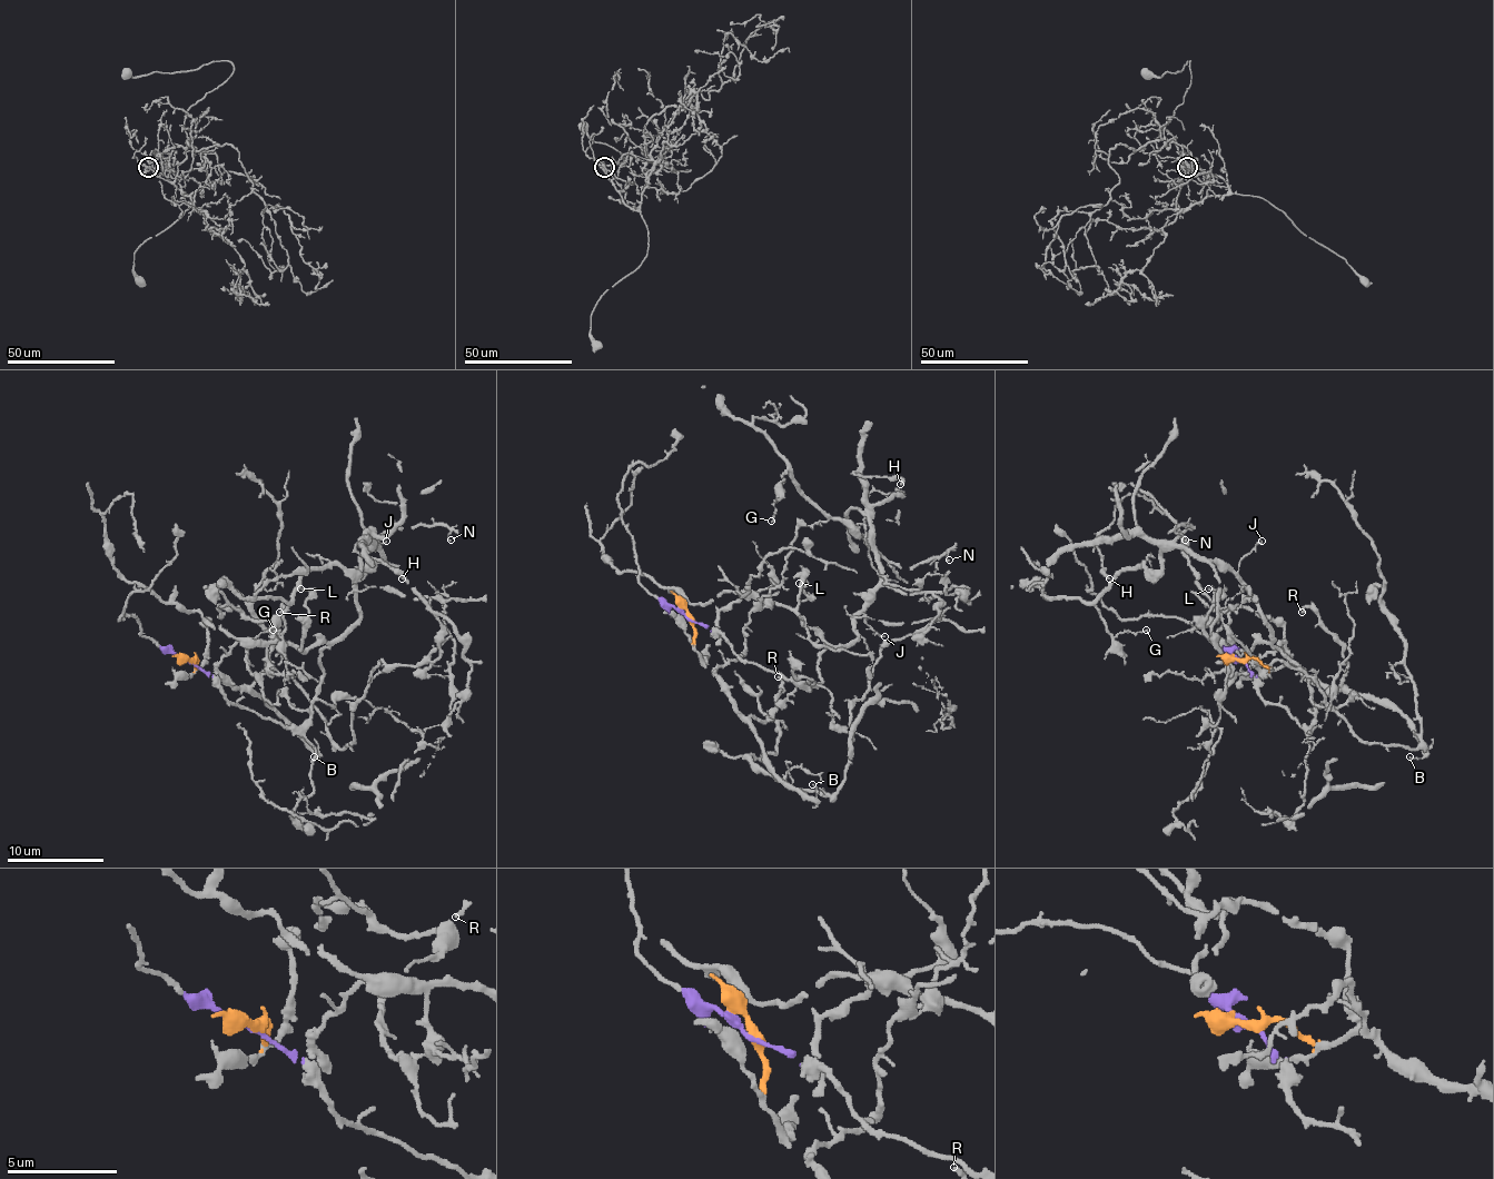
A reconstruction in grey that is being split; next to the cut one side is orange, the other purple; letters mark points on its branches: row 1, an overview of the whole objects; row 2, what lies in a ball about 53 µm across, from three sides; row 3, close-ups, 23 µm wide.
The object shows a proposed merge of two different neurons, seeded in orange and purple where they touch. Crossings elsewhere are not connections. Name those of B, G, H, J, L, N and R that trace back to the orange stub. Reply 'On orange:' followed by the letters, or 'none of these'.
On orange: B, R

